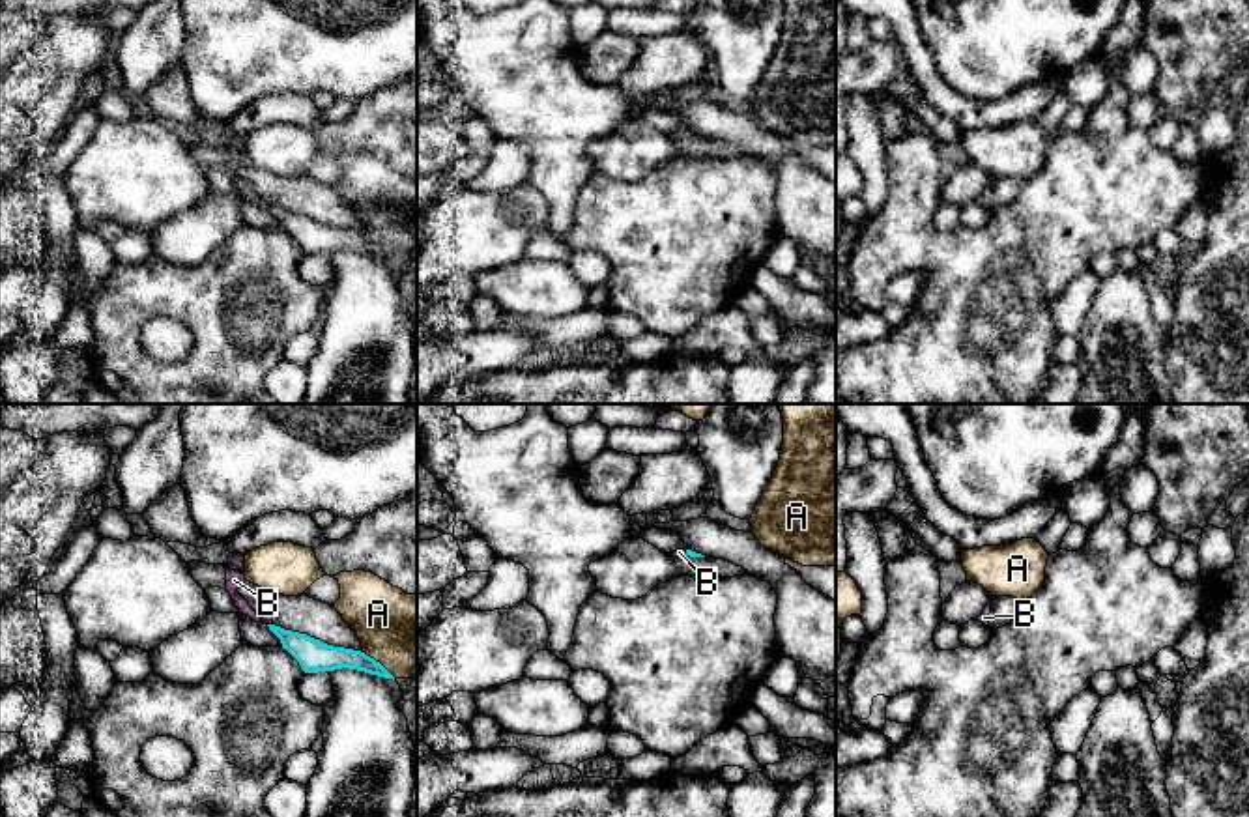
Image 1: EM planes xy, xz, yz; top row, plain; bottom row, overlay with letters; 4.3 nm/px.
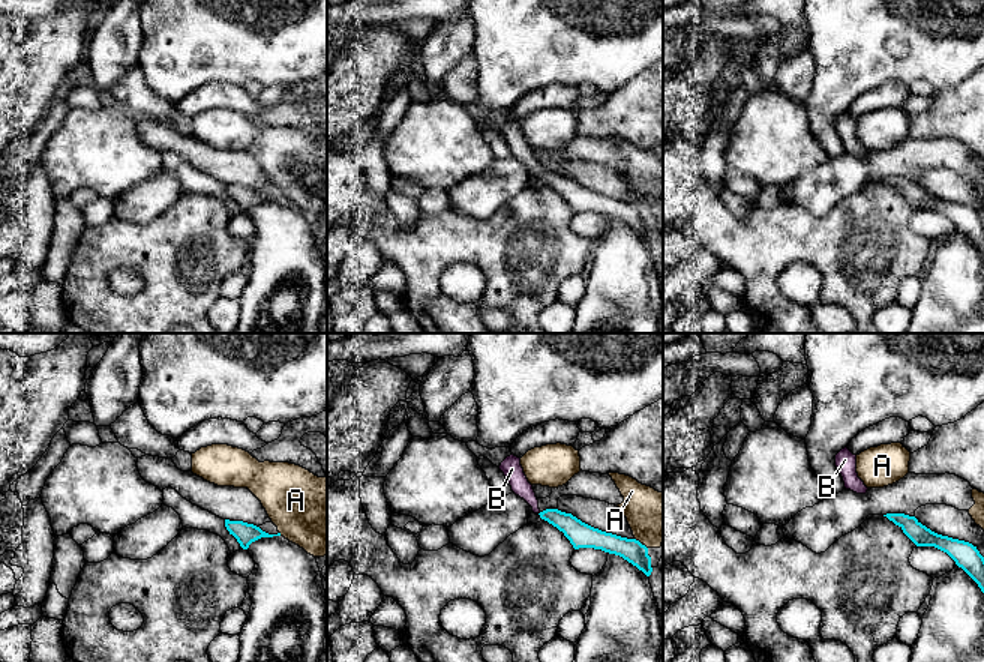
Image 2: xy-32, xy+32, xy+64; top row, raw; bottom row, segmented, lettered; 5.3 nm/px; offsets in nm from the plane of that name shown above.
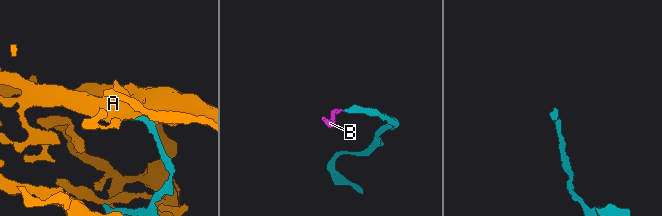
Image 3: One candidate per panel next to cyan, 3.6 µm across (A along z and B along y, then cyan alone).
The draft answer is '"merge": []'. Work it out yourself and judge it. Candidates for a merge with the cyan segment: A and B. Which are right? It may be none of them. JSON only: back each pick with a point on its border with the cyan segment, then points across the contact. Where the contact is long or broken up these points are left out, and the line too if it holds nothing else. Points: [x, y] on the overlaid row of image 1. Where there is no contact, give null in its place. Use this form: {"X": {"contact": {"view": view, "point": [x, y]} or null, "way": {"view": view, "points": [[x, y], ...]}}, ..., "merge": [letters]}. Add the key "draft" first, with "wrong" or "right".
{"draft": "wrong", "B": {"contact": {"view": "xz", "point": [687, 552]}, "way": {"view": "xz", "points": [[689, 552], [687, 552], [679, 552]]}}, "merge": ["B"]}

